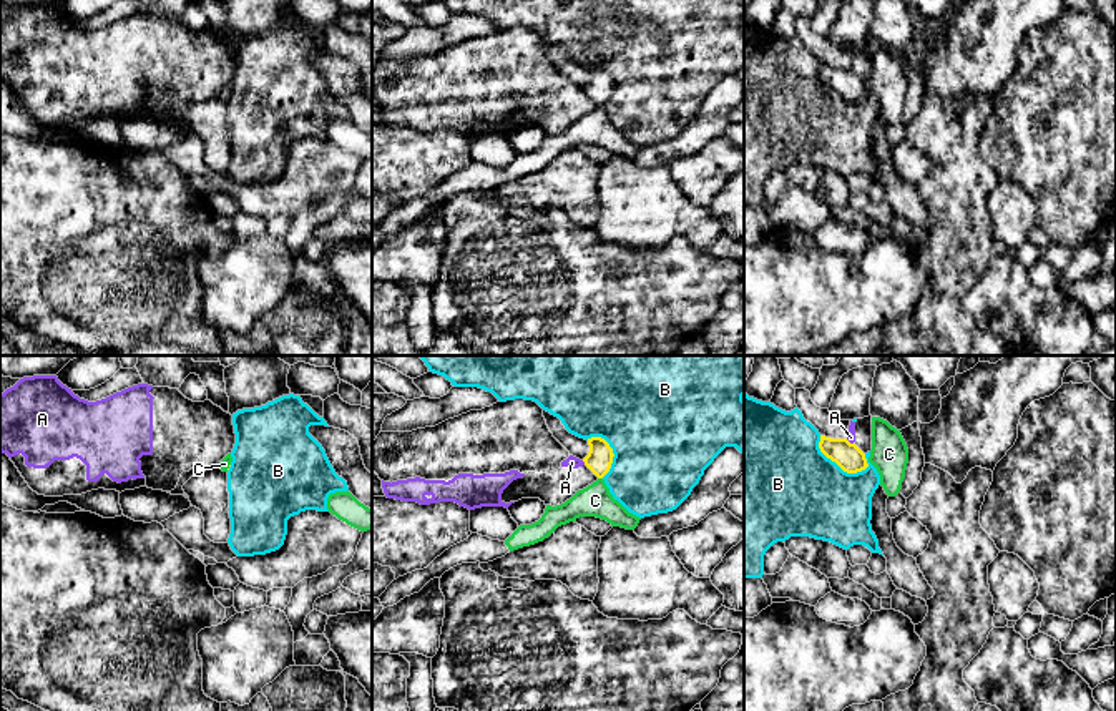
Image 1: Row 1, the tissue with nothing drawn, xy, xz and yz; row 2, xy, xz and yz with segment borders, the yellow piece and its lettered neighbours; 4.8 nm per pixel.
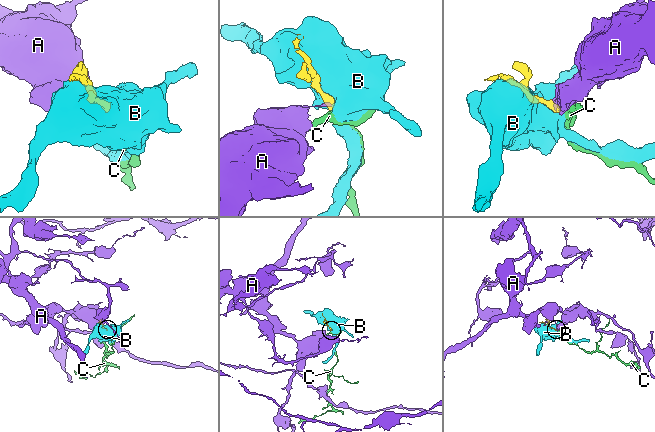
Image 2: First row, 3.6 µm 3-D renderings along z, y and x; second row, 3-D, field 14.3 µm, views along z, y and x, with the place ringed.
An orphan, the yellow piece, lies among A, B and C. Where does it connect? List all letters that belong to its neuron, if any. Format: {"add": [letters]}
{"add": ["C"]}

